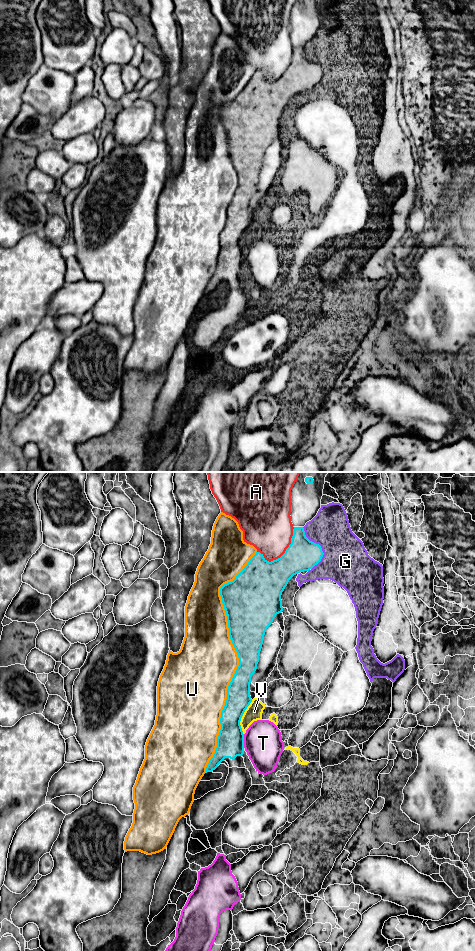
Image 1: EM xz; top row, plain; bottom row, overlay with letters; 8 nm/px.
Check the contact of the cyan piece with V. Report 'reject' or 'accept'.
reject

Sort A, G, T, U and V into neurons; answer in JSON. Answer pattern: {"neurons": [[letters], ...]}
{"neurons": [["A"], ["G", "V"], ["T"], ["U"]]}

